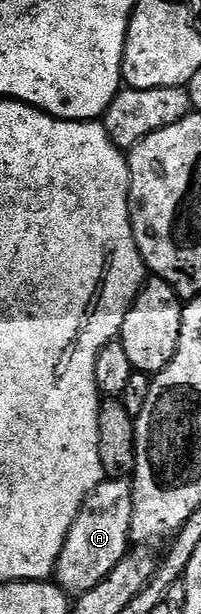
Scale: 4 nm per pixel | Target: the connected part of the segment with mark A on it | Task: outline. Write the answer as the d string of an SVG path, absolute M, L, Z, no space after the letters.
M105 478L80 507L74 526L62 546L62 554L56 563L55 583L69 594L94 590L118 562L130 550L132 544L132 519L134 518L134 490L132 480L110 480Z

